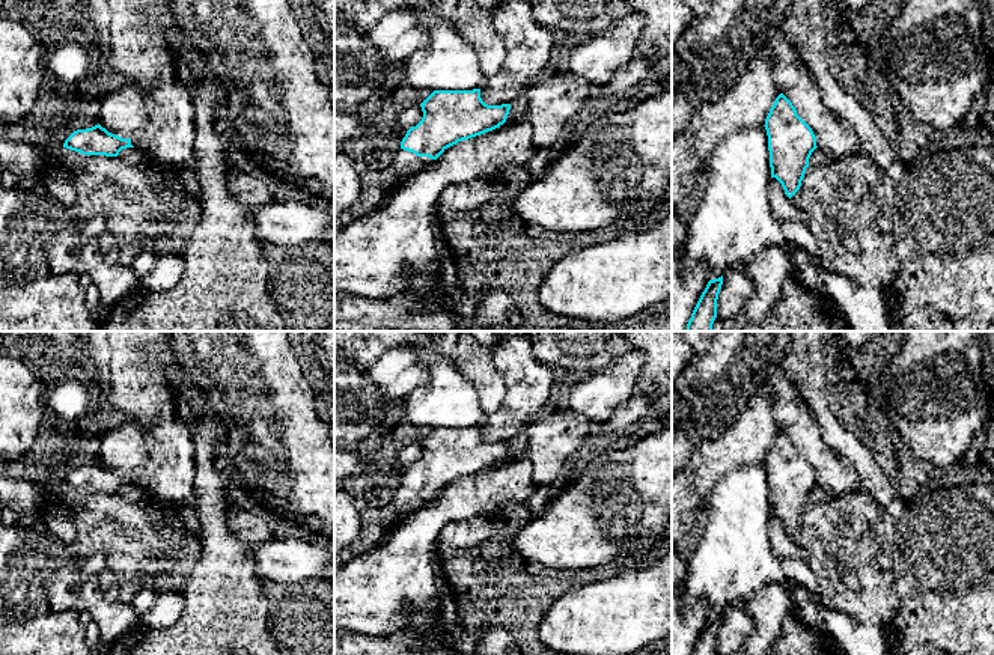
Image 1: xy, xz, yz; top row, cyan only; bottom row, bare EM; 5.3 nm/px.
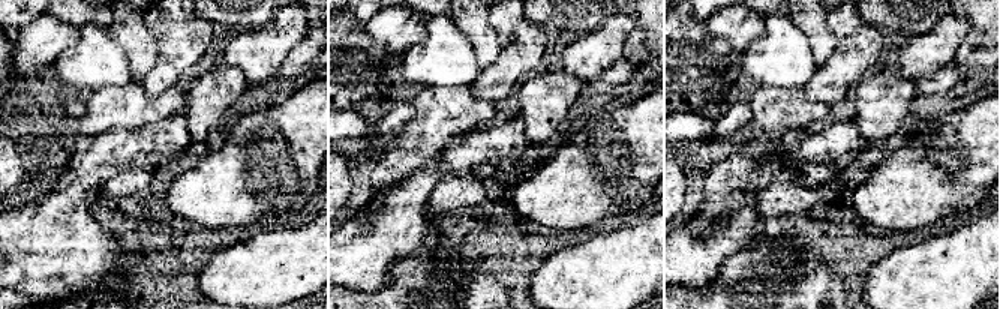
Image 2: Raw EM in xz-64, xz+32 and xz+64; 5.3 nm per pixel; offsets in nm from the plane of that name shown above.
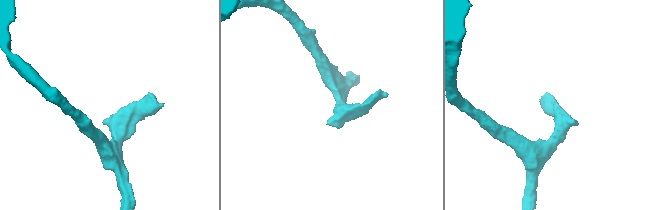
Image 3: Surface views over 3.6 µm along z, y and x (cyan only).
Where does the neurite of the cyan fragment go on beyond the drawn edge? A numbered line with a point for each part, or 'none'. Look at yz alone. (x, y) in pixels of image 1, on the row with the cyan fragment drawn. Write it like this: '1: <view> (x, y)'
none

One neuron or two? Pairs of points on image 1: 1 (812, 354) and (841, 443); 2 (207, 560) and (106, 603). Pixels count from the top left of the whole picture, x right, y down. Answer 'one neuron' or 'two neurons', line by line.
1: one neuron
2: two neurons

